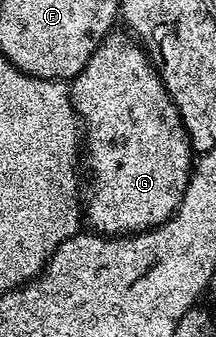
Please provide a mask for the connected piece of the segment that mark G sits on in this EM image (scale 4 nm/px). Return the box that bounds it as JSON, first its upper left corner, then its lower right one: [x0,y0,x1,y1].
[69,32,195,236]

